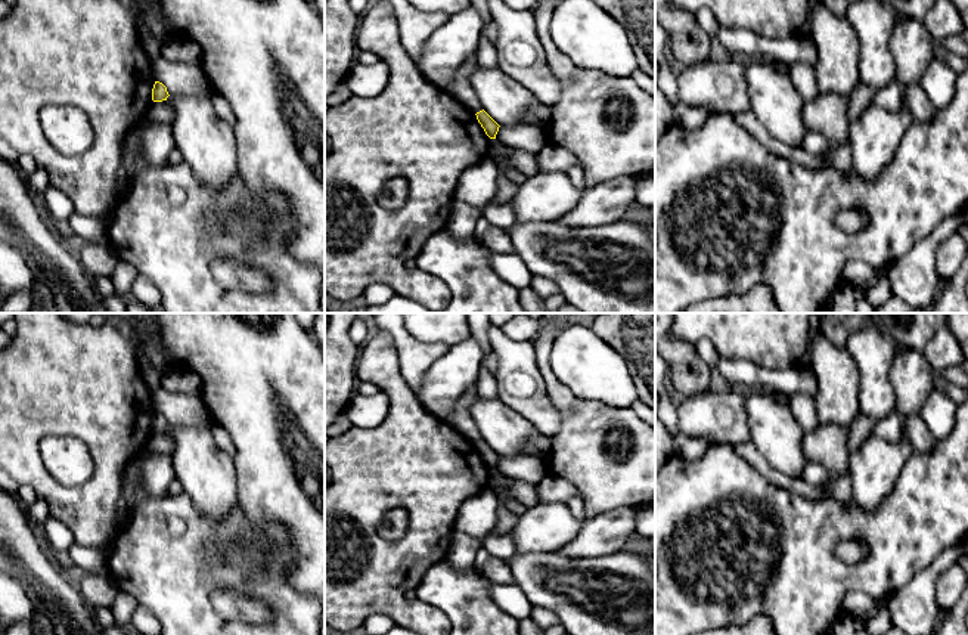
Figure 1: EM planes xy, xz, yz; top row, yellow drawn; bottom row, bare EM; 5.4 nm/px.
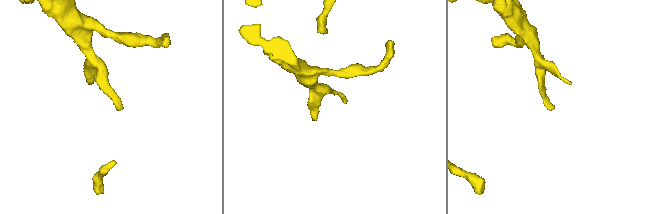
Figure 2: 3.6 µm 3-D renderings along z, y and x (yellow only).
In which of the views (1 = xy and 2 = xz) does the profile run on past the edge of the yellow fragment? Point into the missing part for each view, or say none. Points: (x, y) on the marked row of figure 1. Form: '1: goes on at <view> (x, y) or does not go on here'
1: does not go on here
2: does not go on here

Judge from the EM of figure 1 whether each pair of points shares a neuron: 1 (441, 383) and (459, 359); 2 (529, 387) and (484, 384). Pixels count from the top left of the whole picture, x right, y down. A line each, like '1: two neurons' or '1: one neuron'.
1: one neuron
2: two neurons

